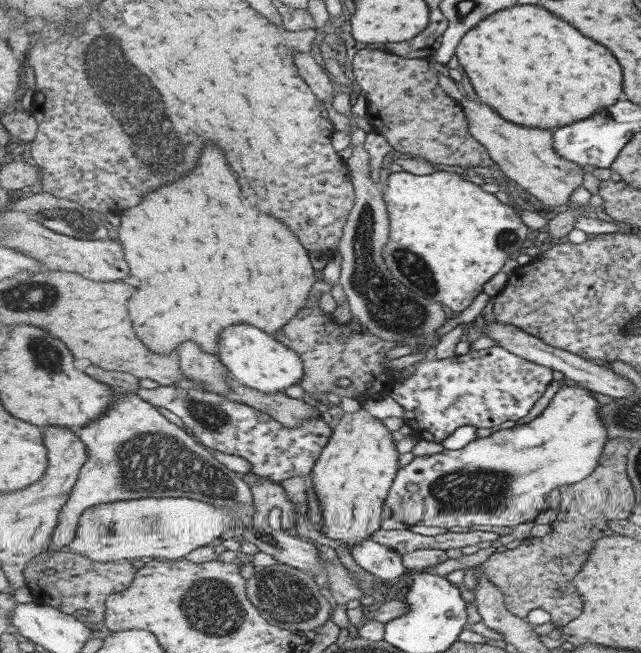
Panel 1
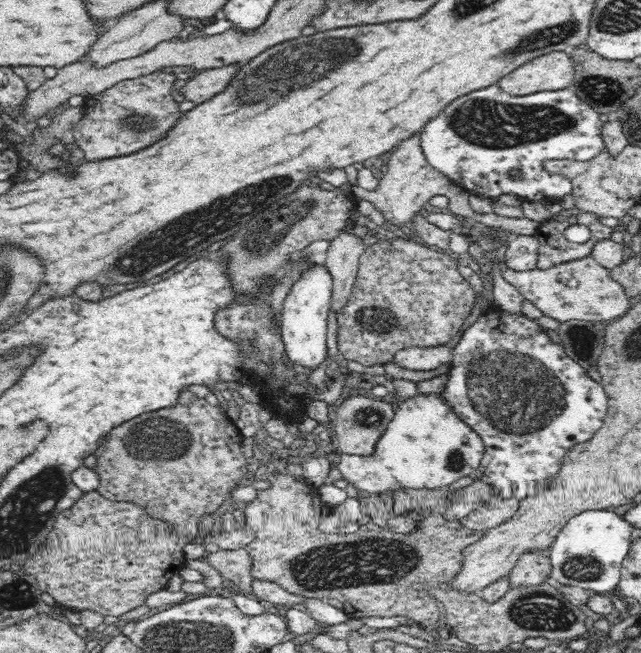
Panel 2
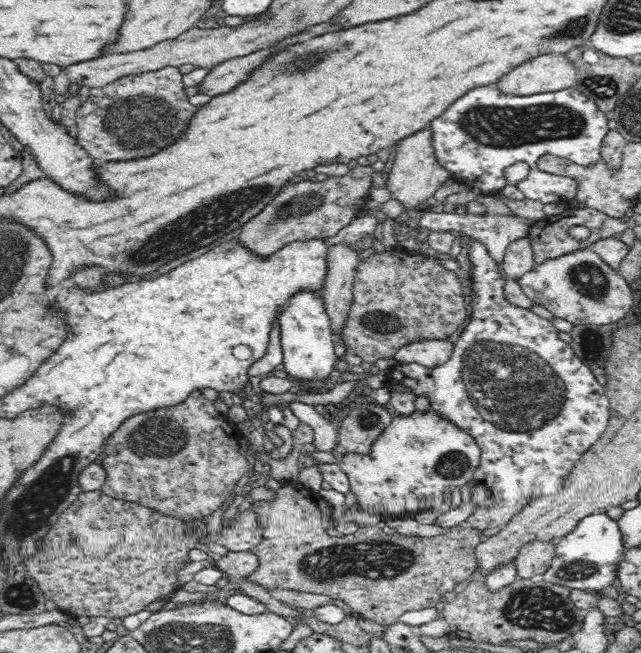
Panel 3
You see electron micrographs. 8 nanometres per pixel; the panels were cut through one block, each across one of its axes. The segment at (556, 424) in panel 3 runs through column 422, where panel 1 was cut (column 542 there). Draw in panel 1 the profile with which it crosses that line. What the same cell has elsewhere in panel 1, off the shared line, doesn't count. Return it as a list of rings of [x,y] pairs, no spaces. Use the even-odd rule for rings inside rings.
[[[491,346],[486,350],[465,353],[443,360],[425,356],[423,360],[413,365],[415,373],[403,381],[396,382],[391,397],[404,410],[403,421],[405,428],[411,431],[419,440],[442,444],[451,434],[462,426],[477,428],[493,428],[507,420],[519,420],[527,416],[539,398],[543,398],[545,390],[553,382],[553,369],[533,363],[530,360],[513,354],[501,346]]]

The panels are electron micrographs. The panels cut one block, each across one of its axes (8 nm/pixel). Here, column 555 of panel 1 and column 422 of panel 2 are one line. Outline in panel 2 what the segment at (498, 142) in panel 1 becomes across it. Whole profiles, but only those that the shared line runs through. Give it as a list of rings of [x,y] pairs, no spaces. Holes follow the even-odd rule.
[[[420,132],[416,133],[406,140],[402,140],[396,150],[388,156],[386,164],[386,172],[383,173],[379,180],[379,185],[376,190],[367,191],[361,186],[352,187],[349,192],[358,199],[369,200],[376,205],[378,211],[385,220],[397,227],[406,229],[404,224],[412,220],[422,210],[422,206],[438,194],[449,198],[448,208],[452,210],[454,215],[460,215],[465,219],[477,221],[485,226],[493,227],[501,230],[508,230],[515,235],[533,235],[538,229],[541,222],[530,220],[530,218],[506,218],[506,216],[498,216],[494,212],[488,214],[478,214],[472,210],[469,205],[470,193],[461,186],[456,186],[453,180],[450,180],[445,174],[436,170],[426,158],[423,148],[421,147]]]

